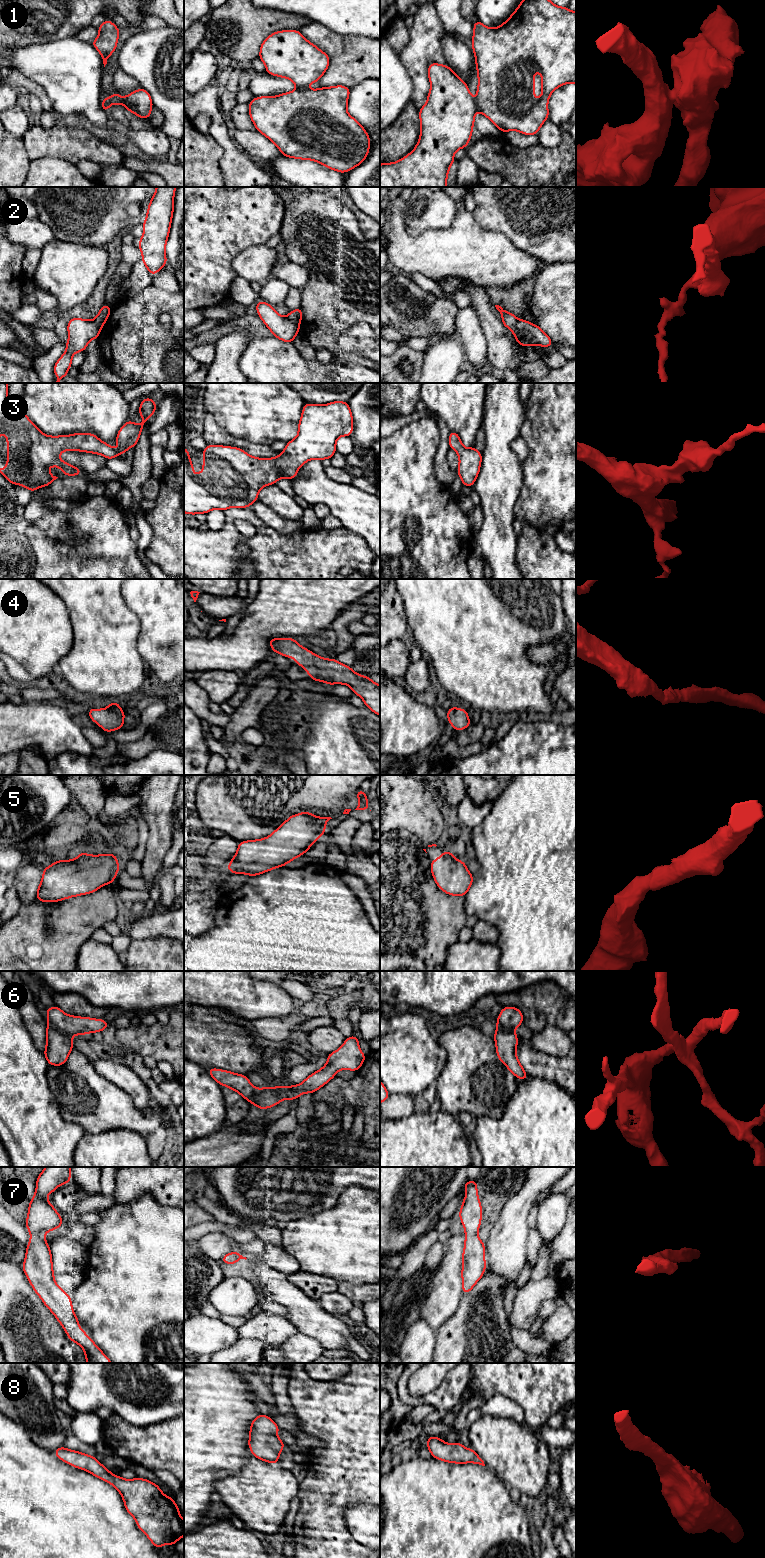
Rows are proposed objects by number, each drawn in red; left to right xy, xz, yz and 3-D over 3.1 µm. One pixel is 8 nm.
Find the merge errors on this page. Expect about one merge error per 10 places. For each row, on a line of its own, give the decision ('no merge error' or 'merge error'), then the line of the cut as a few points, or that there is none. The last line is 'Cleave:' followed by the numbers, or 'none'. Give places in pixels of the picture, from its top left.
1: merge error | yz (475, 101), (478, 109)
2: merge error | xz (286, 317), (298, 324)
3: no merge error | no cut
4: no merge error | no cut
5: no merge error | no cut
6: merge error | xy (48, 1022), (70, 1036)
7: no merge error | no cut
8: no merge error | no cut
Cleave: 1, 2, 6

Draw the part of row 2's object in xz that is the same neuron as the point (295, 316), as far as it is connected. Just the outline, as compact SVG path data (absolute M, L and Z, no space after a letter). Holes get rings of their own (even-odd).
M299 307L295 310L290 311L287 318L293 323L300 324L300 321L303 318L303 313L301 308Z

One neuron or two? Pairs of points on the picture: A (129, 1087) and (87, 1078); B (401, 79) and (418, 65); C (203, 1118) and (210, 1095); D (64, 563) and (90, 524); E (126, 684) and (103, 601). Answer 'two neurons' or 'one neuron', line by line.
A: two neurons
B: two neurons
C: one neuron
D: one neuron
E: one neuron

